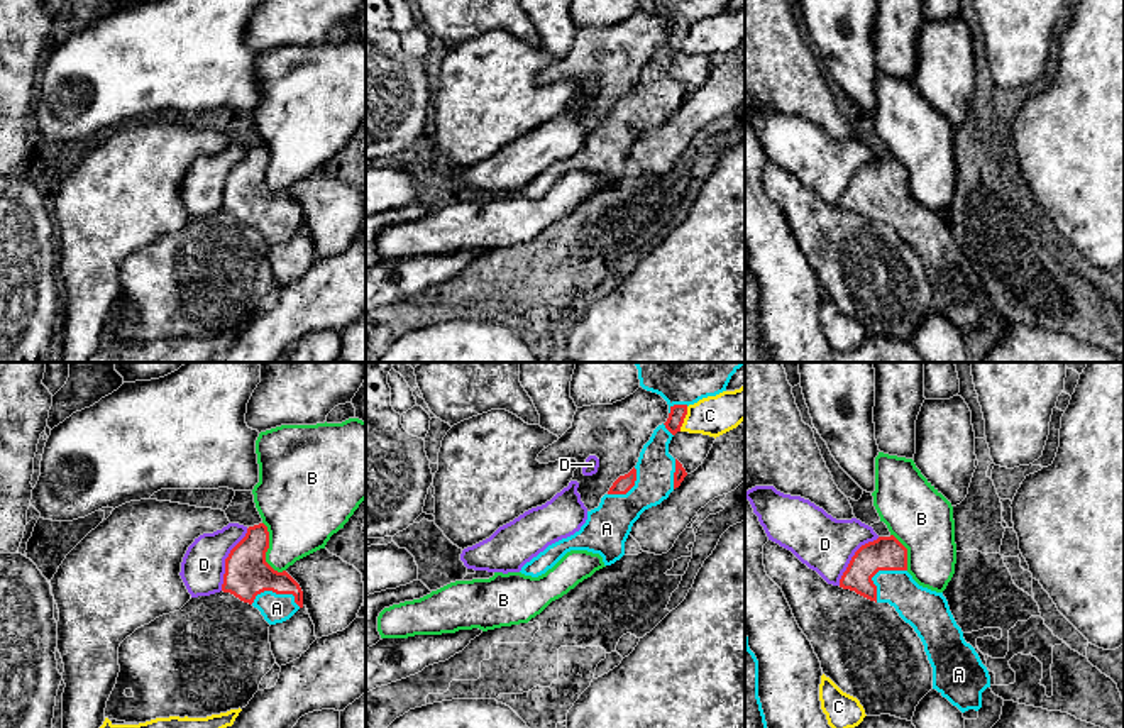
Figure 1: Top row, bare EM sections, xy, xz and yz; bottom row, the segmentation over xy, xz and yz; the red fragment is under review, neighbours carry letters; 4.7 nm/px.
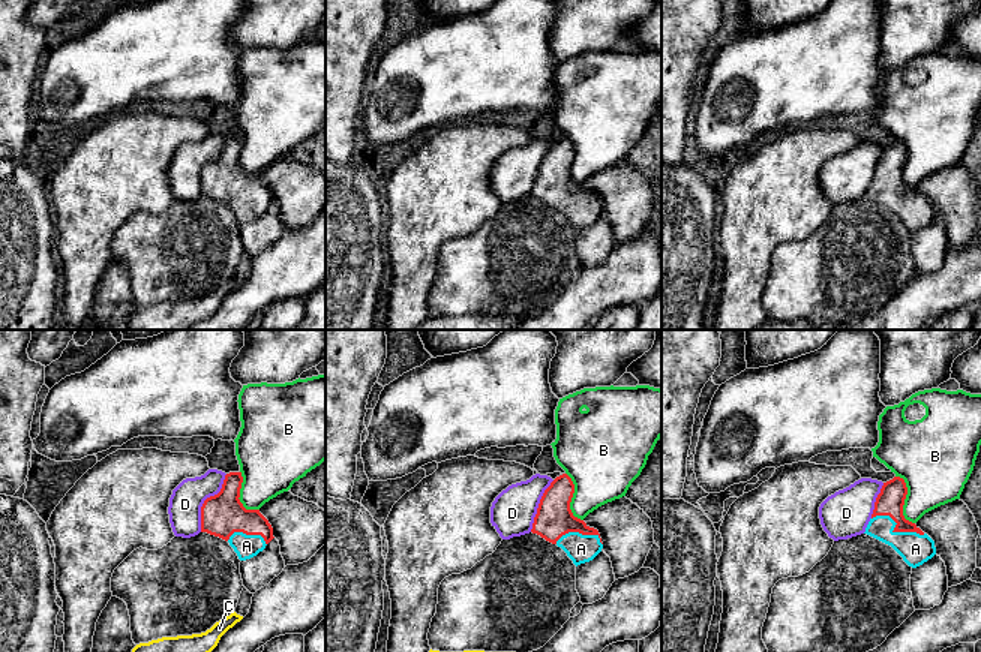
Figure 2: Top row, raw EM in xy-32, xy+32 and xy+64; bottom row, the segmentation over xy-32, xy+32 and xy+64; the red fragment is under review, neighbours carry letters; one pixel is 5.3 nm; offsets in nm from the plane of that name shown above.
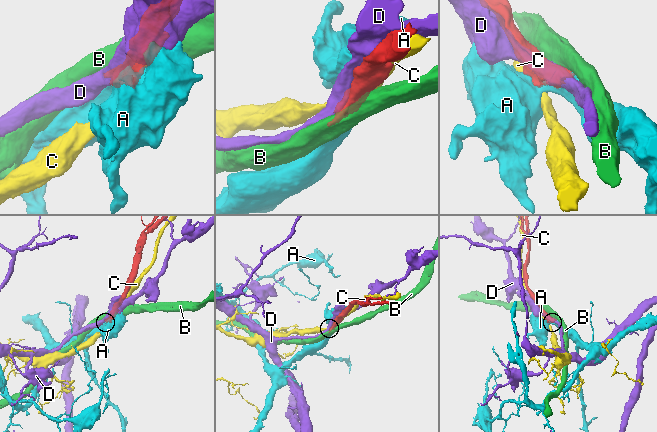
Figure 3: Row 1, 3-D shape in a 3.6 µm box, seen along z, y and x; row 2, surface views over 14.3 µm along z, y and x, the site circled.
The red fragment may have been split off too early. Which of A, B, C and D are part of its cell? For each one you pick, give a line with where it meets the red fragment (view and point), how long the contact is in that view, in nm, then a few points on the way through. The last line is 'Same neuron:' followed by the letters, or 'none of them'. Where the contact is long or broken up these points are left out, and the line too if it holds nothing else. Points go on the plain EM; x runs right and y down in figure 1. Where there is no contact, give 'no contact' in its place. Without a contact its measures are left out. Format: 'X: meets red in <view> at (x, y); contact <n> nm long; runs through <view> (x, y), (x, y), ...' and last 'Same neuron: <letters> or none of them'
A: meets red in yz at (877, 192); contact 220 nm long
Same neuron: A

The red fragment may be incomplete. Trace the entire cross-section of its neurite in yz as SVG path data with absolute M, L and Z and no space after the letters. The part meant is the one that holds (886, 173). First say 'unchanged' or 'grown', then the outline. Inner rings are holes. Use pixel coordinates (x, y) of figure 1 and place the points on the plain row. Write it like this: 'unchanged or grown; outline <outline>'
grown; outline M894 157L862 166L840 200L840 208L889 223L924 266L933 288L933 310L961 334L982 328L990 296L965 262L943 213L919 207L907 193L907 169Z

